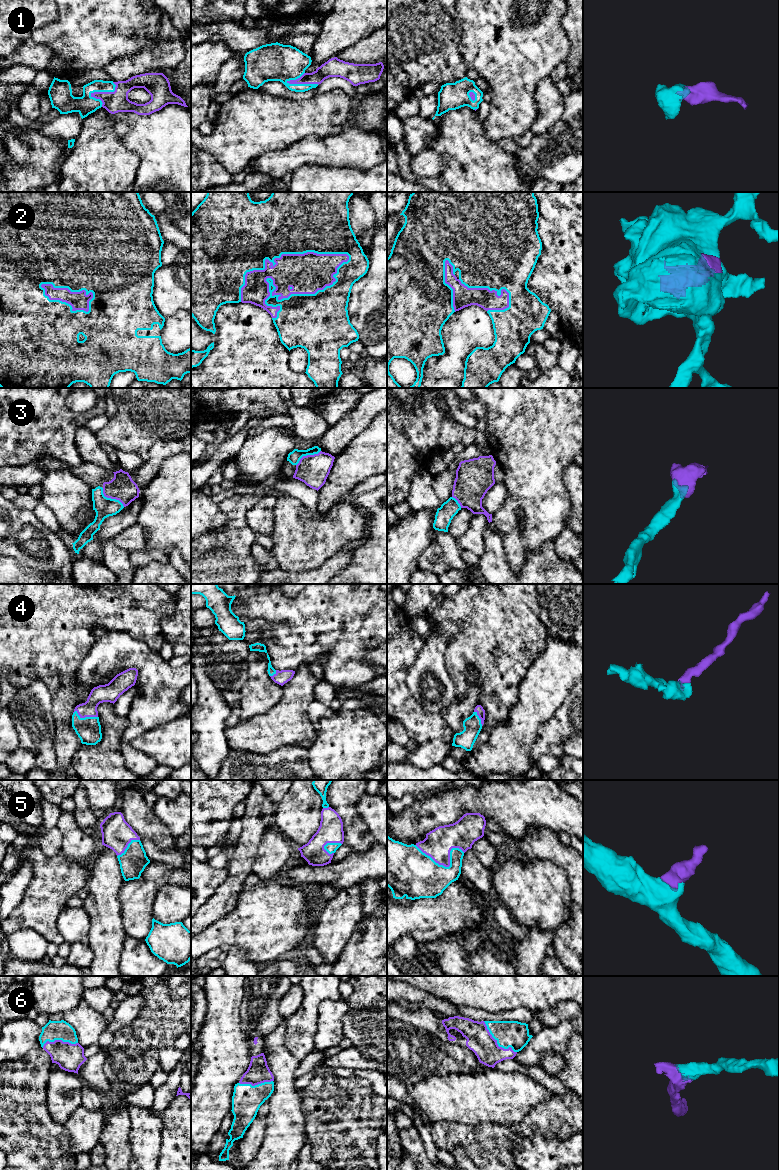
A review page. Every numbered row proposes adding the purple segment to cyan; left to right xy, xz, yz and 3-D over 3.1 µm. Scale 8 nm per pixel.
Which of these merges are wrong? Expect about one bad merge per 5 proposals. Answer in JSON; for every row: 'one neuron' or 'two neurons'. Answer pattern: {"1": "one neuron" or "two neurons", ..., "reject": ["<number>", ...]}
{"1": "one neuron", "2": "one neuron", "3": "one neuron", "4": "one neuron", "5": "one neuron", "6": "one neuron", "reject": []}

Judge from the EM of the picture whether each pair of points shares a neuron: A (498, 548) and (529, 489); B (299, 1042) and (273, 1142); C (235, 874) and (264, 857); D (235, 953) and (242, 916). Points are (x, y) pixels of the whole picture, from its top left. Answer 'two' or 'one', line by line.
A: two
B: two
C: two
D: two

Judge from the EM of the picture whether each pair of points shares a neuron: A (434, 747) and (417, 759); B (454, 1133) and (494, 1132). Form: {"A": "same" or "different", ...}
{"A": "same", "B": "same"}

